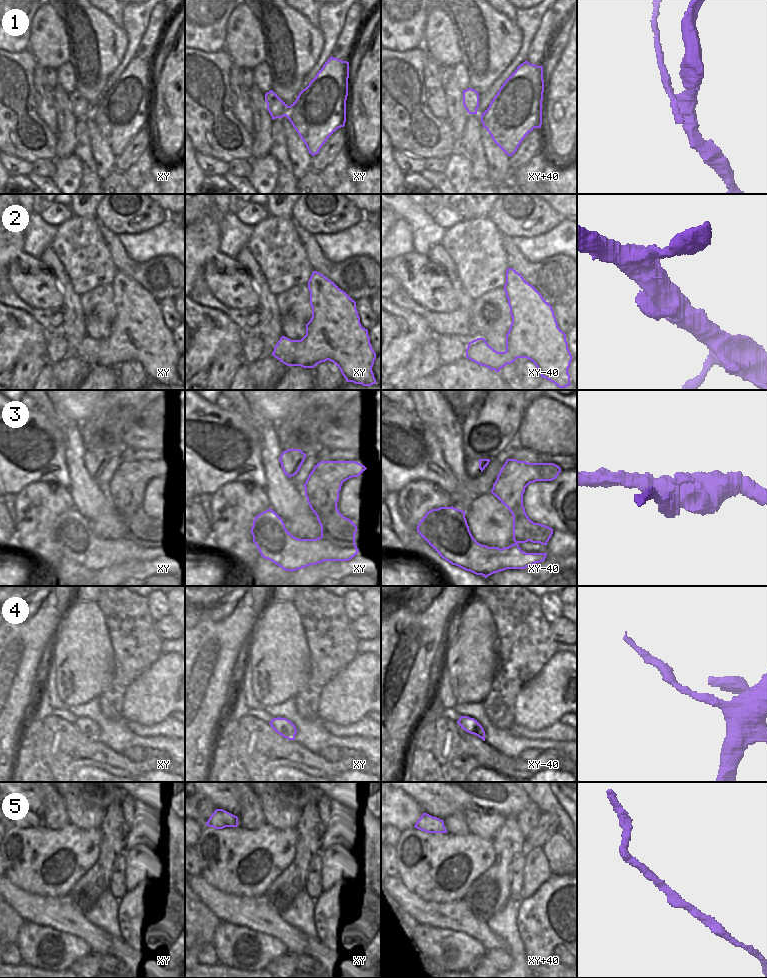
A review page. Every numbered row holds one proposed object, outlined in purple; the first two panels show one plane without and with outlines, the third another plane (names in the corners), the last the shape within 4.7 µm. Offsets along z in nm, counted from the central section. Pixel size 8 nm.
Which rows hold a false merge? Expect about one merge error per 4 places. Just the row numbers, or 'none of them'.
3, 4

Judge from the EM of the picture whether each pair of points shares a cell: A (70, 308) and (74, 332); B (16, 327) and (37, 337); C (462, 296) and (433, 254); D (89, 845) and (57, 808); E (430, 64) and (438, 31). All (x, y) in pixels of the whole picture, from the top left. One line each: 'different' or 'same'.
A: same
B: same
C: same
D: different
E: different

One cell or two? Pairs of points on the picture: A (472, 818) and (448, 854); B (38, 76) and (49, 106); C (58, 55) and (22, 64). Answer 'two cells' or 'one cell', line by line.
A: two cells
B: one cell
C: two cells

